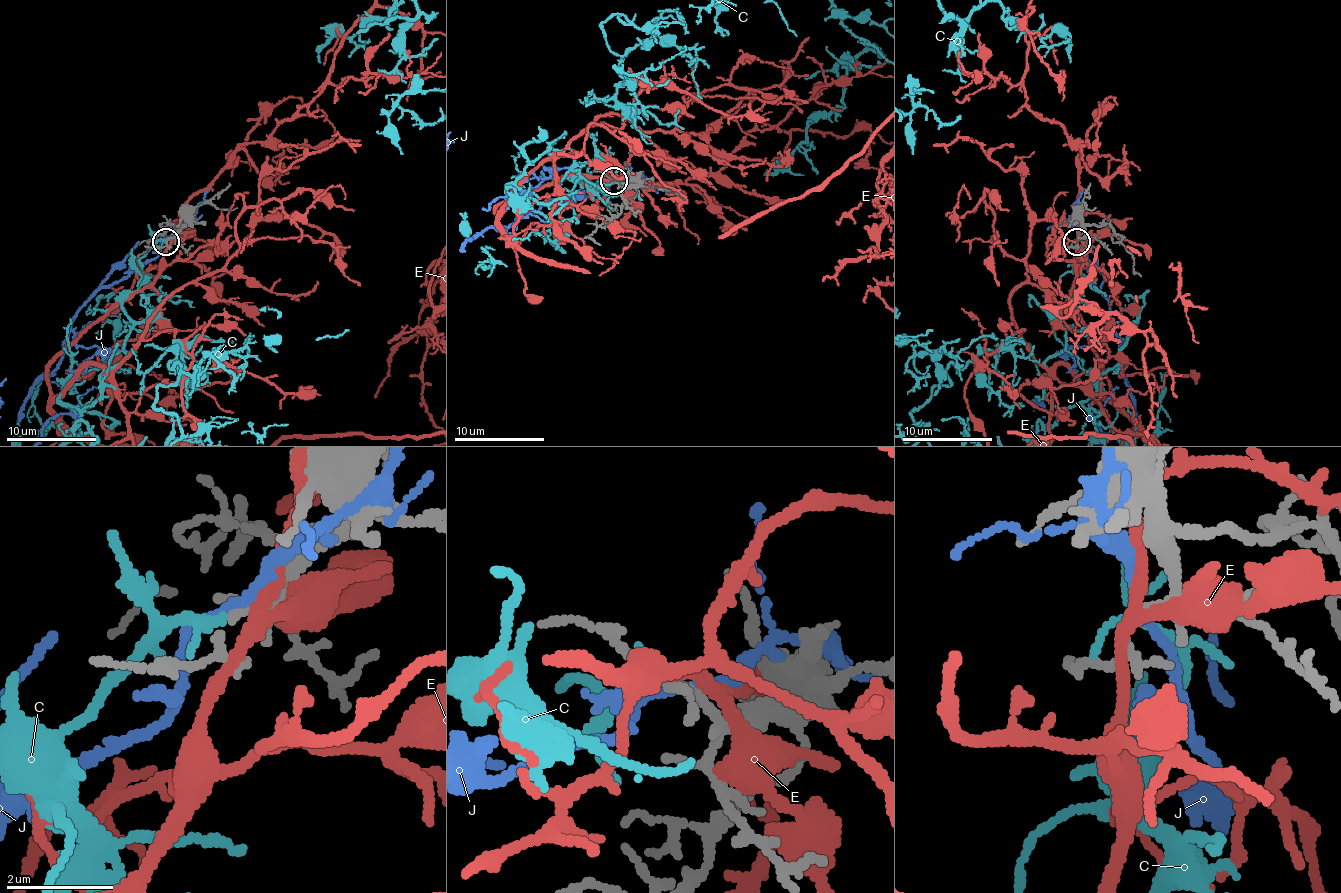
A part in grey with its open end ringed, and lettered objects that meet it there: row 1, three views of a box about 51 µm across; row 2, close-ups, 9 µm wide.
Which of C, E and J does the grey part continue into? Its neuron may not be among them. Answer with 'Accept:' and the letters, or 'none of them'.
Accept: C

